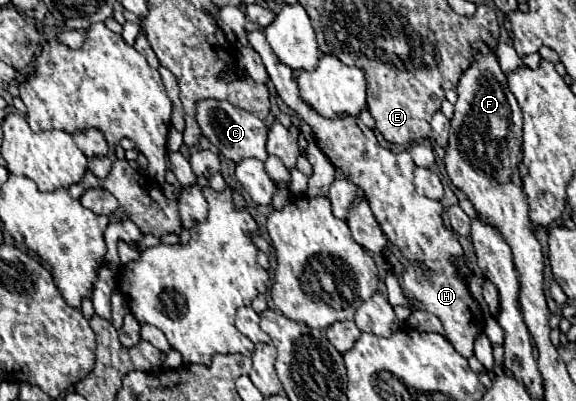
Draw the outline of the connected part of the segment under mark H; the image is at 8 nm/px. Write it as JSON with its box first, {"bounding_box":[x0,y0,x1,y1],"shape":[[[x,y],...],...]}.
{"bounding_box":[247,29,485,355],"shape":[[[253,29],[247,33],[249,45],[261,55],[267,73],[279,93],[279,97],[295,109],[301,119],[313,129],[315,141],[319,149],[327,155],[327,159],[345,171],[349,181],[359,185],[365,191],[365,197],[371,205],[371,211],[375,215],[375,221],[383,235],[387,237],[387,247],[383,251],[383,257],[389,265],[389,271],[397,275],[399,285],[409,299],[411,309],[427,311],[435,317],[439,317],[445,337],[451,341],[451,345],[463,355],[473,355],[473,341],[477,335],[483,333],[485,317],[479,303],[473,299],[465,277],[459,273],[455,257],[465,259],[465,251],[461,243],[457,241],[457,235],[449,231],[441,221],[441,203],[421,197],[413,189],[413,171],[415,163],[407,151],[393,153],[389,149],[383,149],[373,131],[361,125],[357,117],[337,117],[337,119],[325,119],[321,117],[311,105],[307,105],[301,95],[297,81],[293,77],[293,71],[289,67],[281,67],[277,59],[273,59],[273,51],[269,51],[269,43],[261,29]]]}

